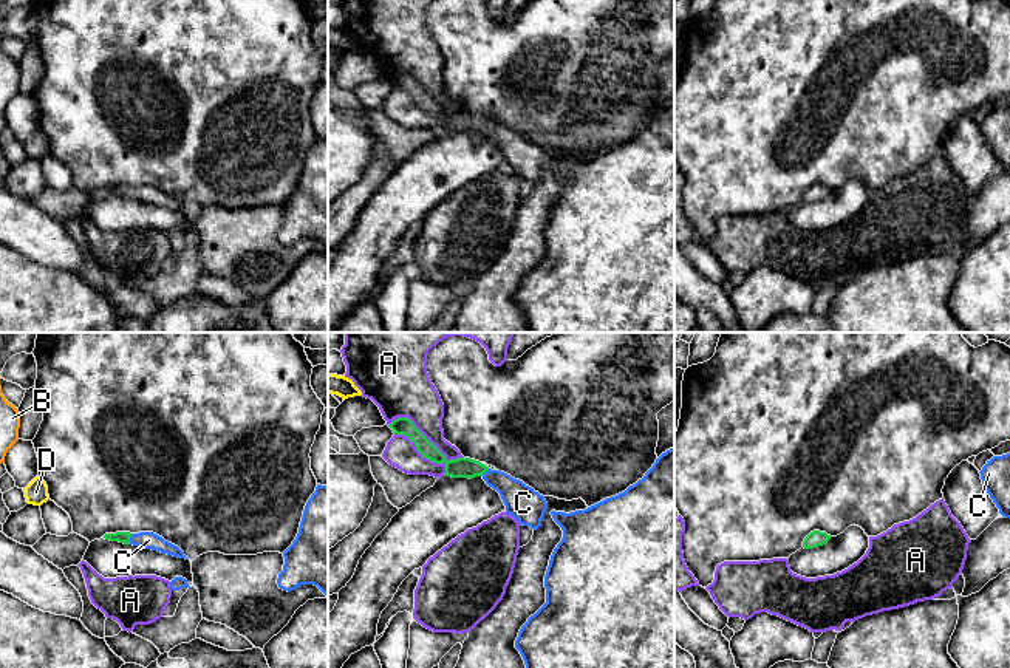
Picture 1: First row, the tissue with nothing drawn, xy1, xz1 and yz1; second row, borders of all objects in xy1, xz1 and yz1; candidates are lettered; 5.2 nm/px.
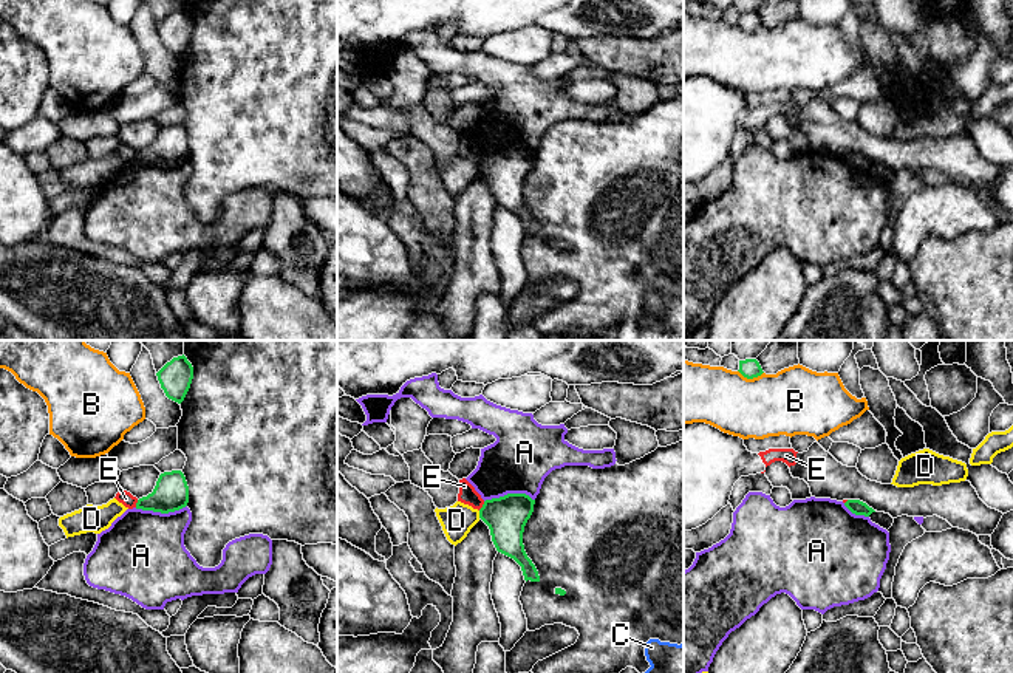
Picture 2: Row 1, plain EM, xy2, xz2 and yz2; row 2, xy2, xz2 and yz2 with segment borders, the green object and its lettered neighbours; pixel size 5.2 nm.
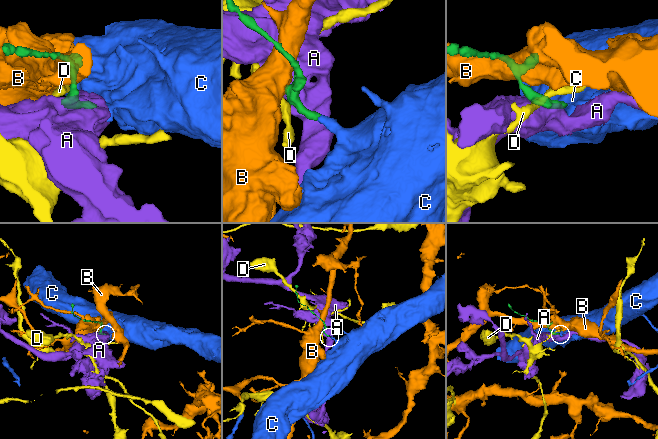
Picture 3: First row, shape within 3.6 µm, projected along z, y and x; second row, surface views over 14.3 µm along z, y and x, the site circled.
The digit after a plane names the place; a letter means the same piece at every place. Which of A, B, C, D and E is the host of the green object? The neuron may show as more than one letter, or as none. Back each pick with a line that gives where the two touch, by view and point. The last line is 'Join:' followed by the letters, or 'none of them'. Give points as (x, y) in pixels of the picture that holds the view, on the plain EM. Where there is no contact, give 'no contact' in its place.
C: contact xy1 (129, 192)
Join: C

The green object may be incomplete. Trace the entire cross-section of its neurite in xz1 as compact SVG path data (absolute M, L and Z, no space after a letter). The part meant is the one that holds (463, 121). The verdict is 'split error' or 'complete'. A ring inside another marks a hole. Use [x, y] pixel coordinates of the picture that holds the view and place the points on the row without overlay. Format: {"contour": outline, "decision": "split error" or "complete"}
{"contour": "M398 71L388 80L396 88L407 90L416 104L436 118L445 118L444 130L475 131L481 130L489 141L496 144L506 159L506 165L520 178L537 184L541 179L548 156L543 148L510 128L492 124L479 114L458 111L447 114L445 110L413 79L408 71Z", "decision": "split error"}

